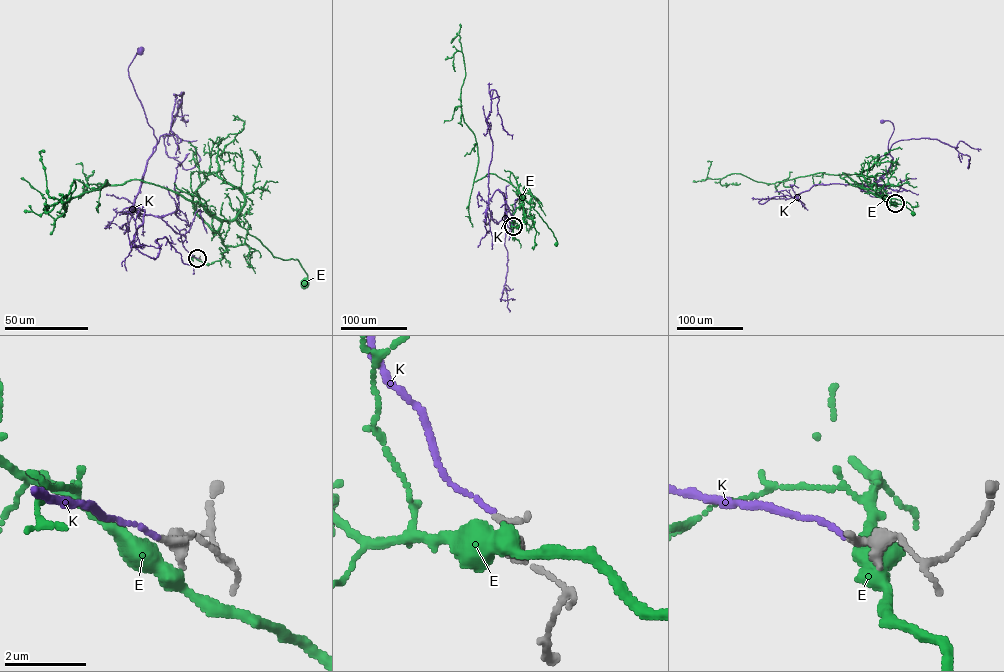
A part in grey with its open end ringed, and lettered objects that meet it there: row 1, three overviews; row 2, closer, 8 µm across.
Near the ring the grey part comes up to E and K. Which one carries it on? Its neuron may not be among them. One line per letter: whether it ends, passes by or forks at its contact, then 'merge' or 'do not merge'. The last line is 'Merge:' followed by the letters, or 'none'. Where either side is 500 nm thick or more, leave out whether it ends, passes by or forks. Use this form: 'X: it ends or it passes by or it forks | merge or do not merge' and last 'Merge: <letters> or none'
E: it passes by | do not merge
K: it ends | merge
Merge: K

